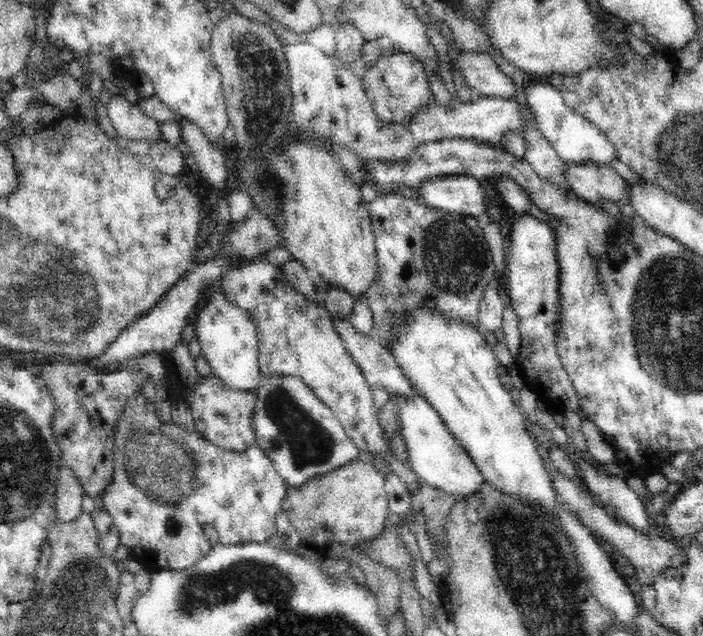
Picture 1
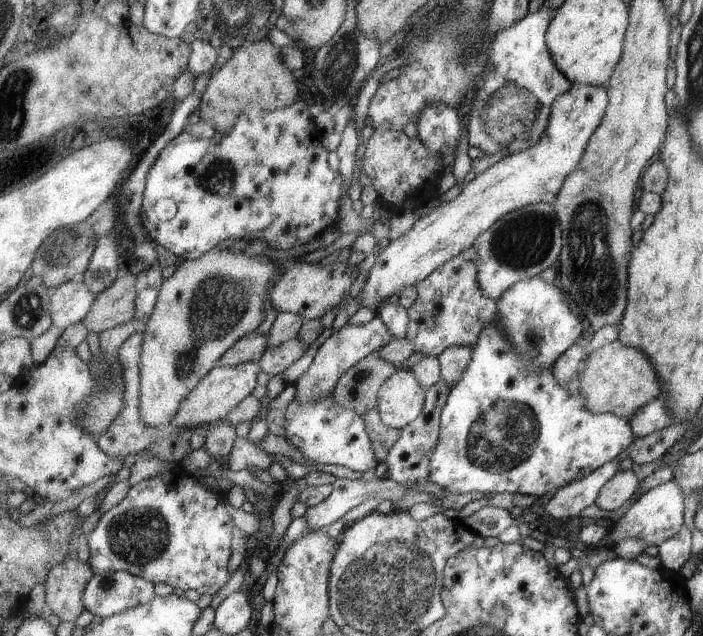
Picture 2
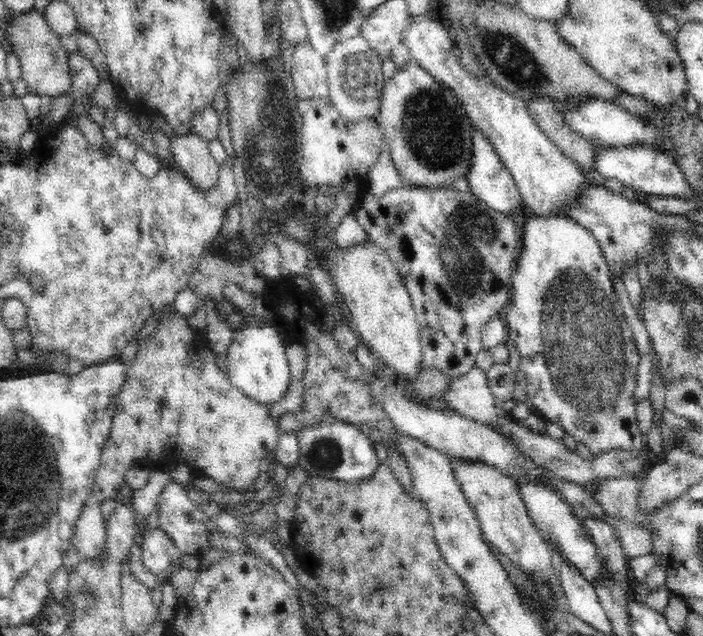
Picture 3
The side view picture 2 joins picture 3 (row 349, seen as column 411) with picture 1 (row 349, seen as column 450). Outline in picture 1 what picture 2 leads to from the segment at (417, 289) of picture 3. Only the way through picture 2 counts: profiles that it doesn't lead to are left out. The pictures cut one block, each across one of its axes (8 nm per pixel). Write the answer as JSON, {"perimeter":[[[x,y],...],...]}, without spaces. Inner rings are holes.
{"perimeter":[[[398,193],[374,198],[369,202],[368,210],[380,268],[379,282],[366,293],[374,317],[374,326],[369,335],[389,351],[394,350],[392,338],[400,334],[398,330],[407,315],[414,315],[423,309],[428,313],[438,313],[442,321],[456,325],[462,323],[477,330],[480,325],[480,301],[484,298],[488,286],[496,280],[497,274],[484,229],[480,228],[476,217],[449,213],[428,206],[426,201],[408,198]]]}

